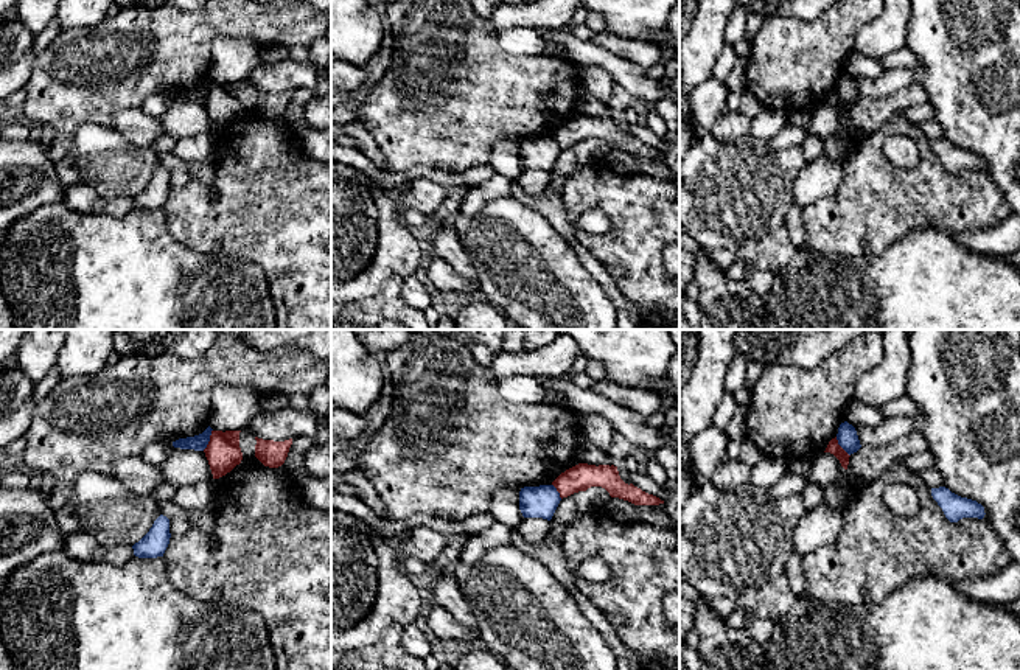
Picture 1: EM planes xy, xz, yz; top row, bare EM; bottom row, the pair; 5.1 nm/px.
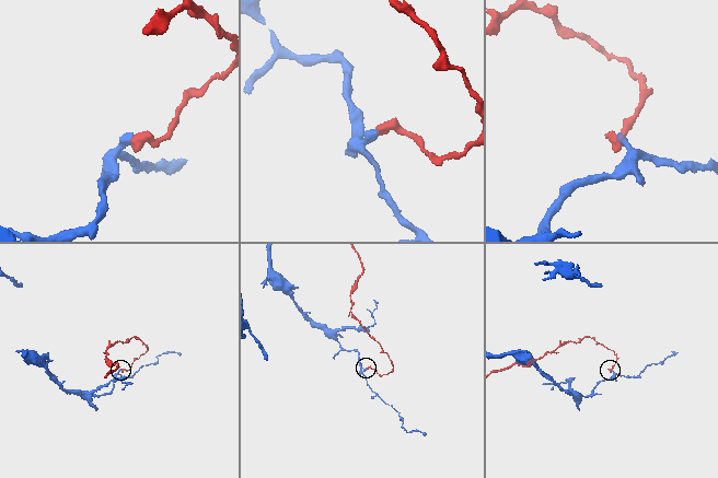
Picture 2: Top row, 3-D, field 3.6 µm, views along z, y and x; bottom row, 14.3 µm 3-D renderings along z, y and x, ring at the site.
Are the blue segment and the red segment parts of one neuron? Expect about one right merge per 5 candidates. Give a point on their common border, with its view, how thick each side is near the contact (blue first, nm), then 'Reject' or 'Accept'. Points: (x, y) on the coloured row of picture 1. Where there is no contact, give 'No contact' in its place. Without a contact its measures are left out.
Touches blue at xy (209, 440). Thickness 80 nm (blue) against 180 nm. Reject

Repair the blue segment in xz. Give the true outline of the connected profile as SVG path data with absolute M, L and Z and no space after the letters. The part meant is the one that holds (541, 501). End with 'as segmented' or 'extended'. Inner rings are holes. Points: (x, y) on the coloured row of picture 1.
M554 485L524 487L519 491L519 510L524 518L550 521L561 497Z; as segmented

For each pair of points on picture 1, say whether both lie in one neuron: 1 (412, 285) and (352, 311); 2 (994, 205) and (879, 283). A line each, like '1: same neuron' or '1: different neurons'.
1: different neurons
2: different neurons

